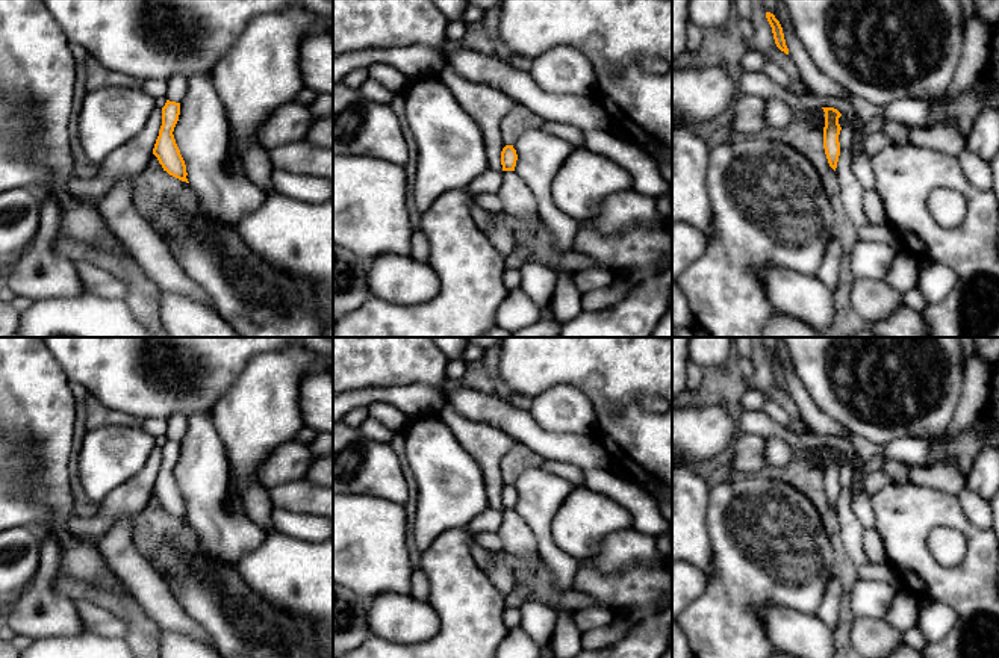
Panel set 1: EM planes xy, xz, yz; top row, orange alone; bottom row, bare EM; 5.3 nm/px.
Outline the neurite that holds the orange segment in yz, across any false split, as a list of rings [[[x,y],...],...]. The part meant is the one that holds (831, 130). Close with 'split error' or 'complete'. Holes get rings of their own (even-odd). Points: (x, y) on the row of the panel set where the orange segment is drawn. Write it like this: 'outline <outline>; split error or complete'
outline [[[822,107],[825,112],[825,127],[823,127],[823,148],[828,159],[829,166],[836,171],[839,156],[840,156],[840,124],[839,118],[842,113],[834,107]]]; complete

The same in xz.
outline [[[506,145],[501,151],[503,171],[515,171],[516,160],[518,160],[518,154],[513,145]]]; complete

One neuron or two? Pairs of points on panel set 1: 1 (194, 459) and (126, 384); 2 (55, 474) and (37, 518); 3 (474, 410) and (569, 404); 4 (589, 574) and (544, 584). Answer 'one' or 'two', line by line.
1: two
2: two
3: two
4: two

